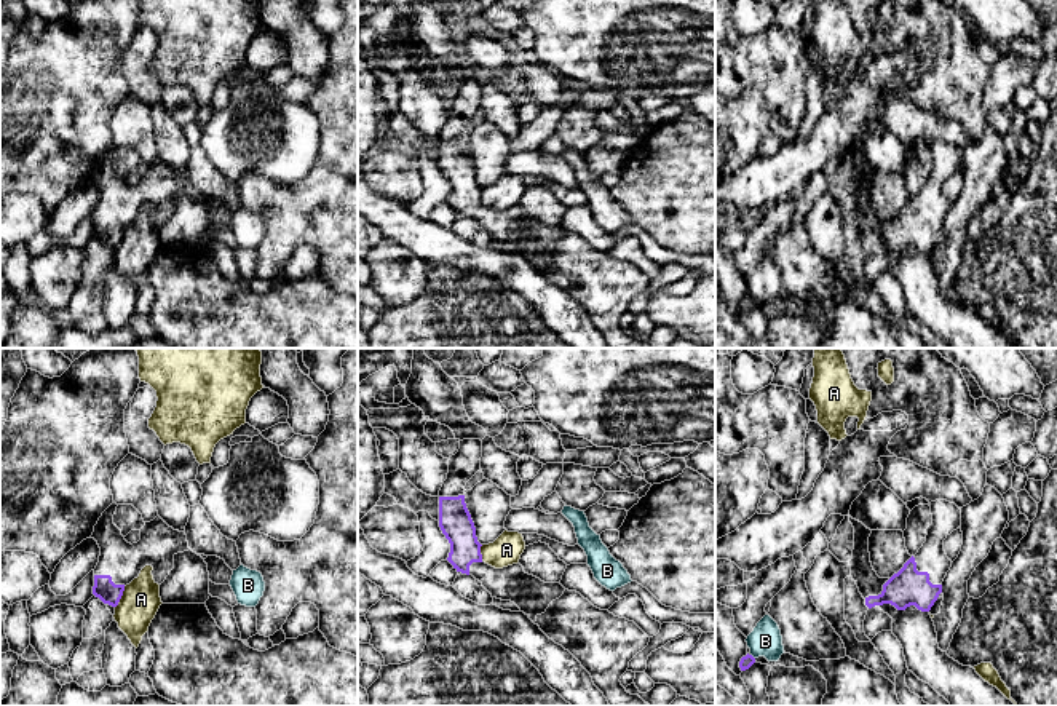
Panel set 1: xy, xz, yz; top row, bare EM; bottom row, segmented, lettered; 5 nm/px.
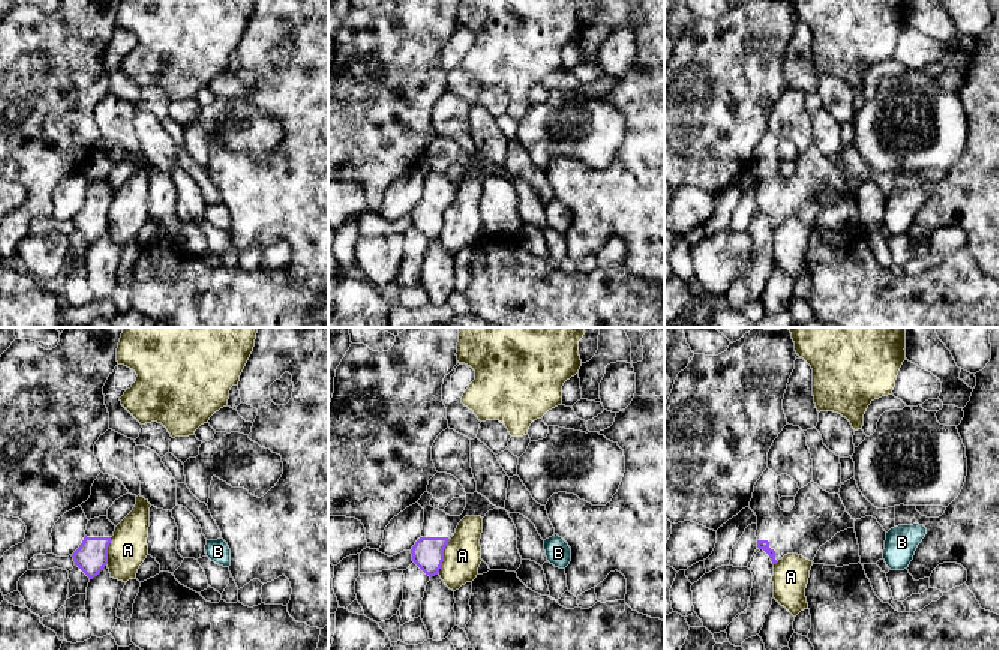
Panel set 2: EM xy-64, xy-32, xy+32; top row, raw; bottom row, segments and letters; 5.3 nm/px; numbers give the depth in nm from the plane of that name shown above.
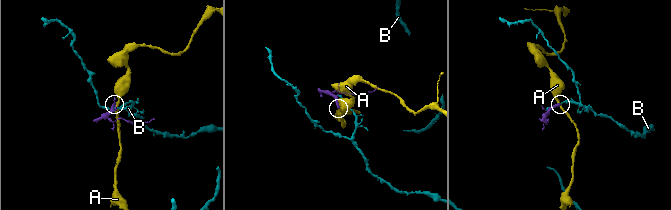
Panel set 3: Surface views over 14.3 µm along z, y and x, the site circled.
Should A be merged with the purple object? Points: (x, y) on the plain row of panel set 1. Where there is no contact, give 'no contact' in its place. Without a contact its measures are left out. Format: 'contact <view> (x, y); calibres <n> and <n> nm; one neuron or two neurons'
contact xy (120, 240); calibres 110 and 190 nm; two neurons

